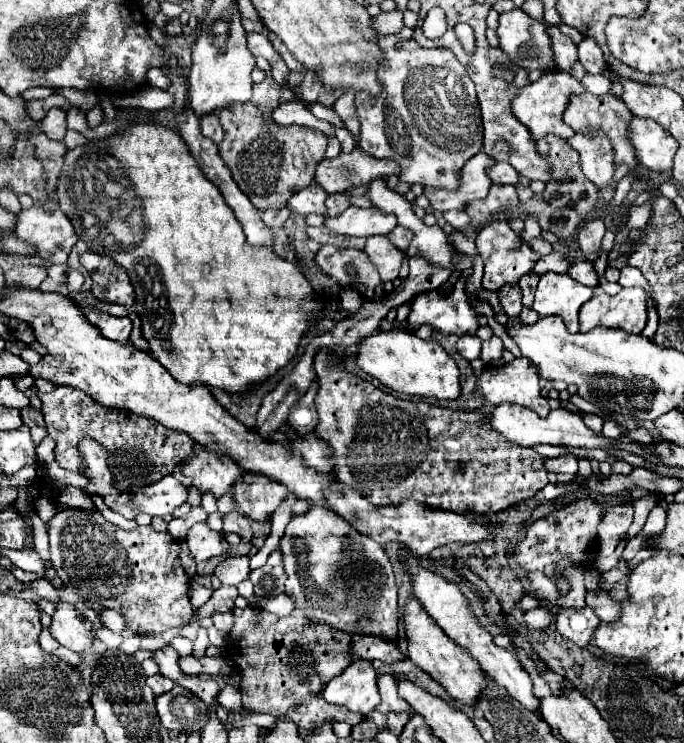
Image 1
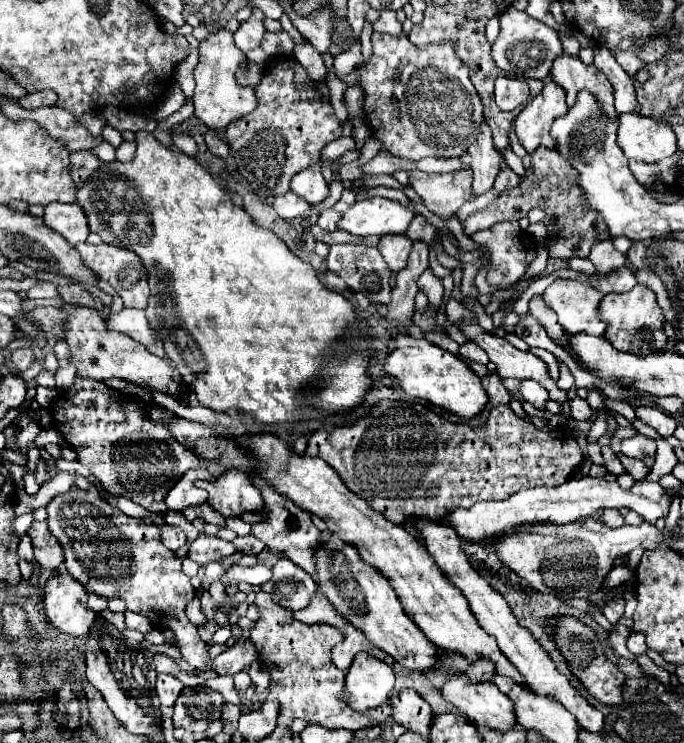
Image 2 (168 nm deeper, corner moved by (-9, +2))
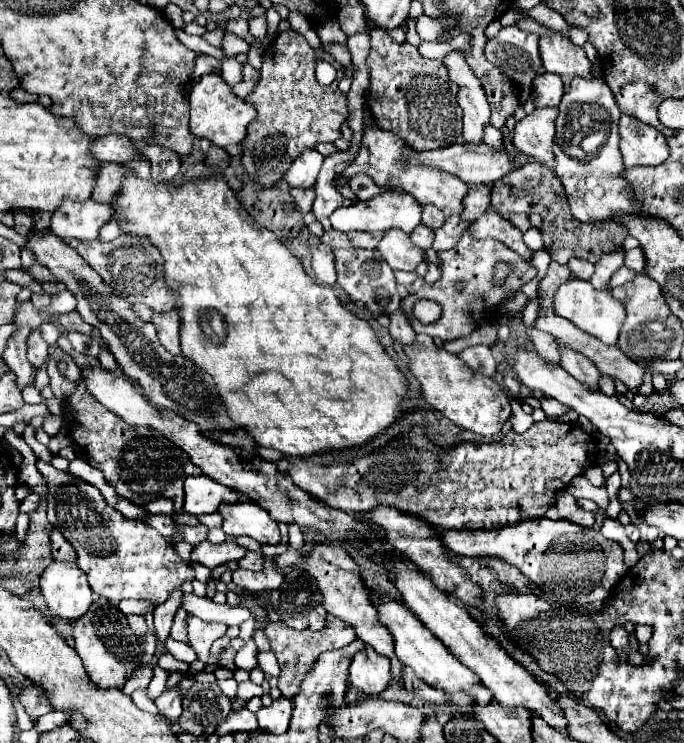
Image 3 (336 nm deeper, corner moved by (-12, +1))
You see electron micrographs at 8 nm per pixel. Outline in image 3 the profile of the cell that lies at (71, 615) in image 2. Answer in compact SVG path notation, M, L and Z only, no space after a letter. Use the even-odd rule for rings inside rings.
M52 561L40 575L40 589L48 609L62 619L82 617L92 603L92 589L76 563Z

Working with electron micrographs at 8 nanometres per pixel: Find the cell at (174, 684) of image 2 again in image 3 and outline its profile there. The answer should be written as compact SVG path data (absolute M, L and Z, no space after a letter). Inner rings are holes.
M168 689L164 691L156 701L156 707L158 707L158 713L162 717L166 717L170 723L176 723L180 713L182 713L182 695L178 693L178 689Z

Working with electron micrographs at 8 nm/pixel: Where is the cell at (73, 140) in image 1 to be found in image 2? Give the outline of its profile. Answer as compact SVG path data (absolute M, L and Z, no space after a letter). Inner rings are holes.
M103 140L103 142L99 142L91 152L93 152L95 156L99 156L101 160L105 160L105 162L113 162L116 160L115 146L111 146L111 144L109 144L109 142L105 142L105 140Z

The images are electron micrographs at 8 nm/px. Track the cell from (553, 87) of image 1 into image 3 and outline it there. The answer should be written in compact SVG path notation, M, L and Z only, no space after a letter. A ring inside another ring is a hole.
M544 107L544 109L534 109L528 117L518 121L512 137L514 147L520 153L534 157L544 165L552 165L554 163L552 141L554 141L556 115L558 115L558 109Z

